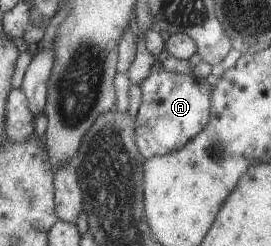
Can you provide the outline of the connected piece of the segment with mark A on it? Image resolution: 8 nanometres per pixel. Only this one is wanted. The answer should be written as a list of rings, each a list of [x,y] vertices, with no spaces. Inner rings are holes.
[[[156,60],[148,71],[148,77],[142,79],[138,86],[142,101],[134,121],[134,145],[144,159],[182,149],[209,121],[212,88],[205,79],[199,80],[192,75],[174,75]]]

